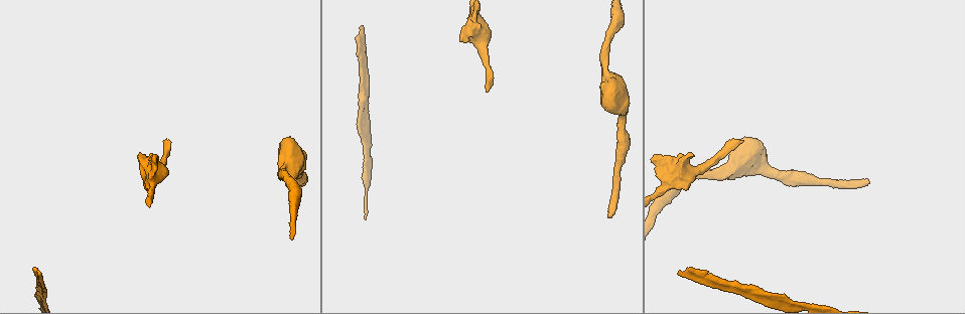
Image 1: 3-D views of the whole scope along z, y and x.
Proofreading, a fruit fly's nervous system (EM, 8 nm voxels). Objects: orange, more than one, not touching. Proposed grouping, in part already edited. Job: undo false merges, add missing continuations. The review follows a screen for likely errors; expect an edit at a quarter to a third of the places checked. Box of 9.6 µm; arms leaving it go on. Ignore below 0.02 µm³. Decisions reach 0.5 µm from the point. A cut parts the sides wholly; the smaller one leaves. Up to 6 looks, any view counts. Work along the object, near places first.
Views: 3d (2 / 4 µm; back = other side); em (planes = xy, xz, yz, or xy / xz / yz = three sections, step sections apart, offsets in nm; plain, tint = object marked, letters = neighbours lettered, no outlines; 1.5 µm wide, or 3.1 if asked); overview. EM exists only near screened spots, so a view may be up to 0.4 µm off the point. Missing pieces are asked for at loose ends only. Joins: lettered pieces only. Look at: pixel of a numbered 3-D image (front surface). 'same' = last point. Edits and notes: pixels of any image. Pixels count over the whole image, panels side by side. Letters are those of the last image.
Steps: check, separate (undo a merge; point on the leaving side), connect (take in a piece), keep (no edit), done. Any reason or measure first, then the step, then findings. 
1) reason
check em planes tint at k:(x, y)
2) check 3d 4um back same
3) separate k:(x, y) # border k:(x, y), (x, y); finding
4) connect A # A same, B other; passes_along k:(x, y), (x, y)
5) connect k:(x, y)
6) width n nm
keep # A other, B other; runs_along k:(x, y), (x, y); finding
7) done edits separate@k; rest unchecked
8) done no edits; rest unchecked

calibre changes
check 3d 4um back at 1:(659, 191)

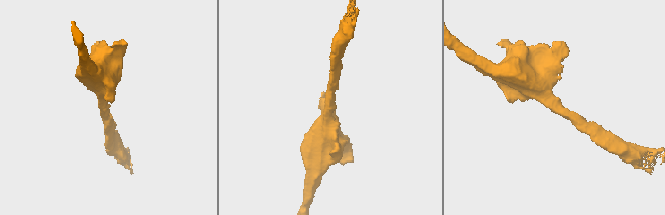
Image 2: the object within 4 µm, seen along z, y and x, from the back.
need the tissue
check em xy step 8 tint at 2:(552, 104)

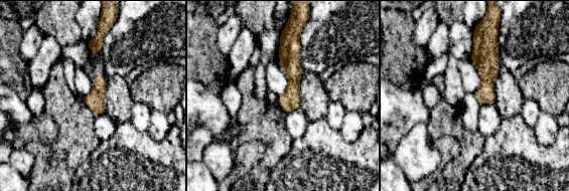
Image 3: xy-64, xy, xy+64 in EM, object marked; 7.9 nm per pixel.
cut it another way
check em planes letters same

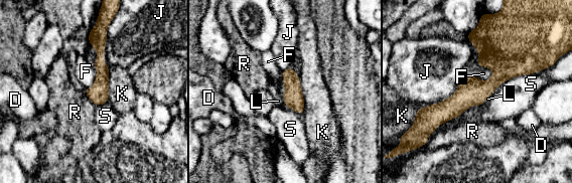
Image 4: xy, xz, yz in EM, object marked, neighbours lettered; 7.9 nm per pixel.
keep # D other, F other, J other, K other, L other, R other, S other; border 4:(493, 70), (484, 80), (473, 74); continuous, no second cell

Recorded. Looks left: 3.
end of a long branch
check em planes tint at 1:(609, 216)

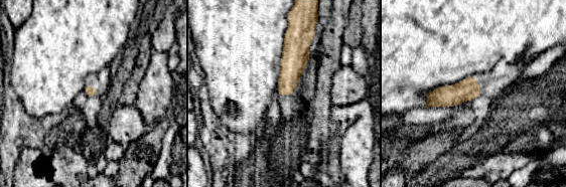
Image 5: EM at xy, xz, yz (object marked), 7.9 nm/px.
check em planes letters same

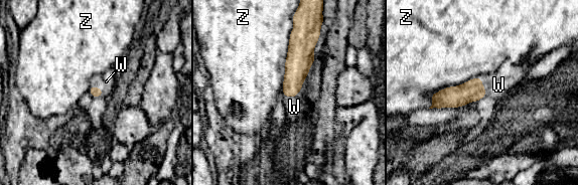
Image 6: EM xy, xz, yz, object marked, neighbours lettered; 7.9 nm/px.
connect W # W same, Z other; passes_along 6:(297, 66), (292, 97), (294, 107); it goes on there

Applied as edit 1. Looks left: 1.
done edits connect@6; rest unchecked

